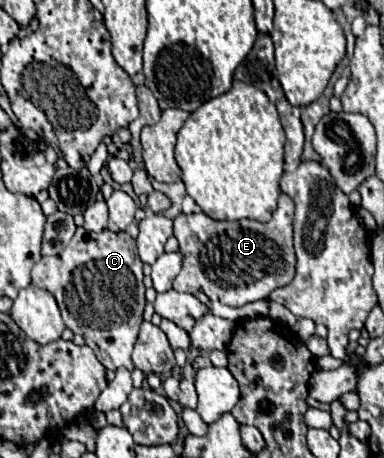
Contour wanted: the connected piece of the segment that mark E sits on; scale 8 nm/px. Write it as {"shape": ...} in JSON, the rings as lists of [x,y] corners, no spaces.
{"shape":[[[277,208],[269,222],[257,220],[237,220],[229,226],[229,222],[217,222],[203,212],[195,214],[179,214],[175,220],[175,238],[179,242],[179,252],[183,254],[183,268],[173,282],[173,290],[195,294],[203,290],[209,300],[219,300],[229,306],[243,306],[255,300],[267,298],[275,288],[287,286],[295,276],[295,250],[293,250],[293,218],[285,208]]]}

